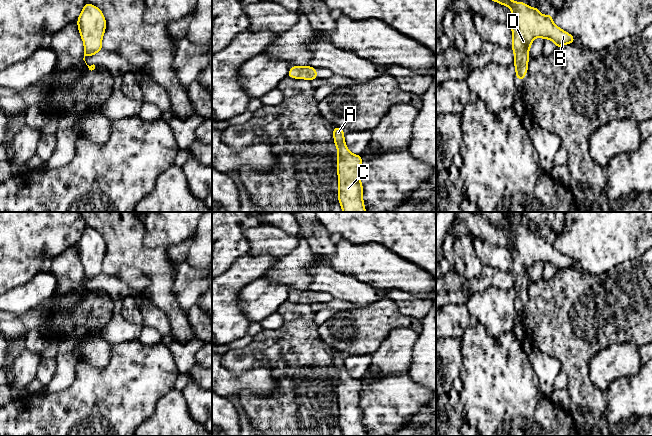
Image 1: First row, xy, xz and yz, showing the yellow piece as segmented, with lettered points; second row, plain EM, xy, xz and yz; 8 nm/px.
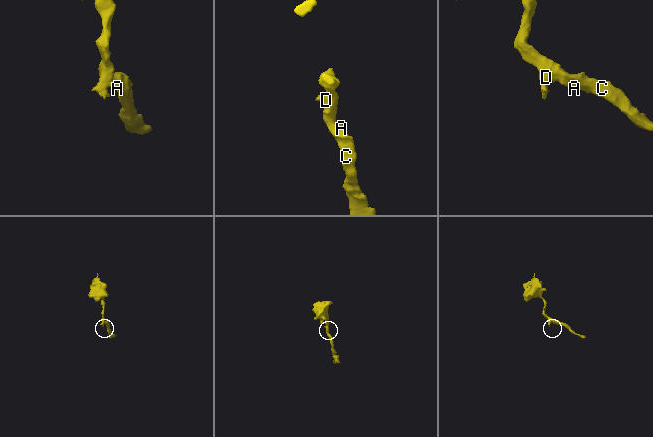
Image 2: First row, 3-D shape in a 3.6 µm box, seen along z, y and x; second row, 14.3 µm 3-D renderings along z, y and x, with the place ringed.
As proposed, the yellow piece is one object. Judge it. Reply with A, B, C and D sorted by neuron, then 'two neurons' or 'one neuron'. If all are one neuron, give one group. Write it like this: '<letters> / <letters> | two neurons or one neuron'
A B C D | one neuron

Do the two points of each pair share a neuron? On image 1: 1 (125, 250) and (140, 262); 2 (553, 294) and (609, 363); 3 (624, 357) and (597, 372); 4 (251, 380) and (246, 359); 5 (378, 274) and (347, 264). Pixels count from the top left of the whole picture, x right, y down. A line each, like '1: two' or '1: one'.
1: one
2: two
3: one
4: two
5: one

